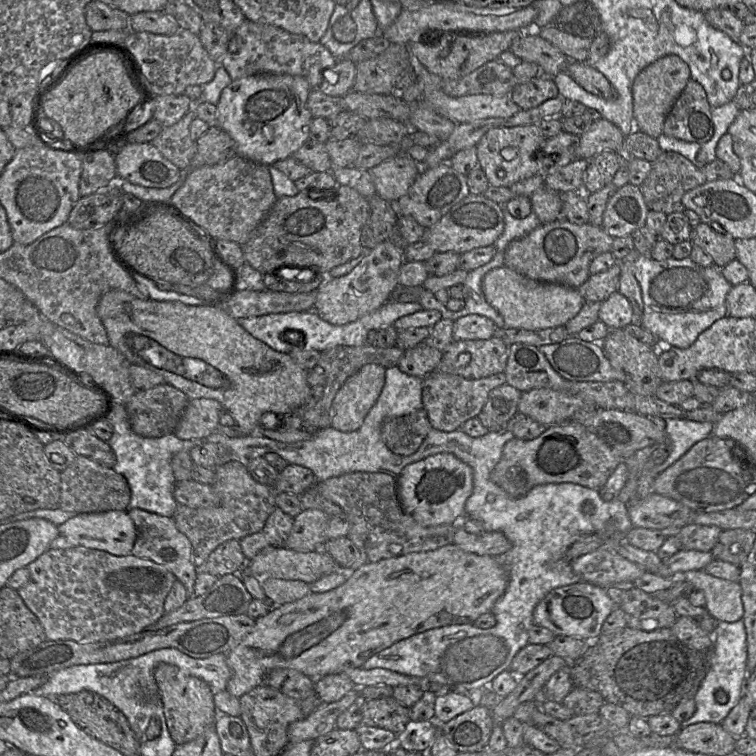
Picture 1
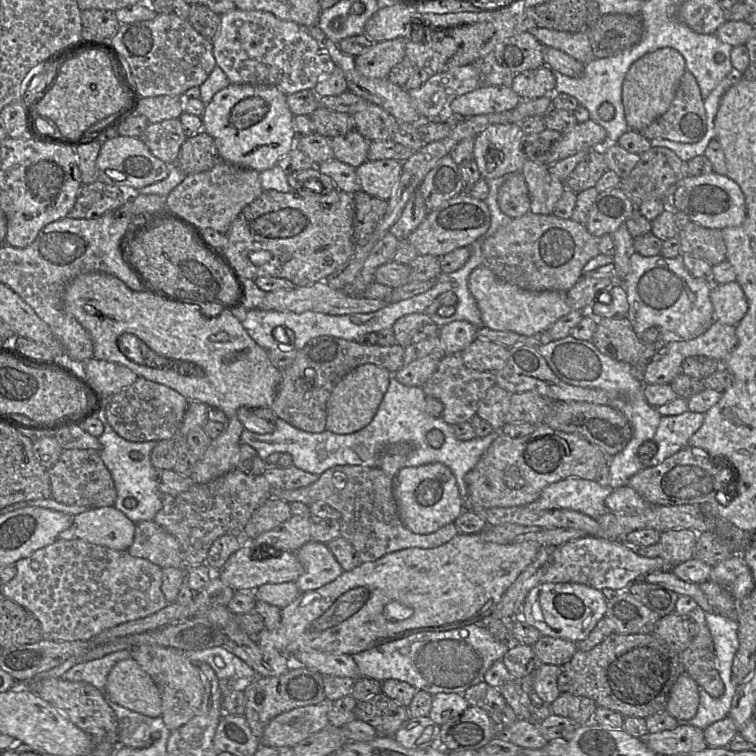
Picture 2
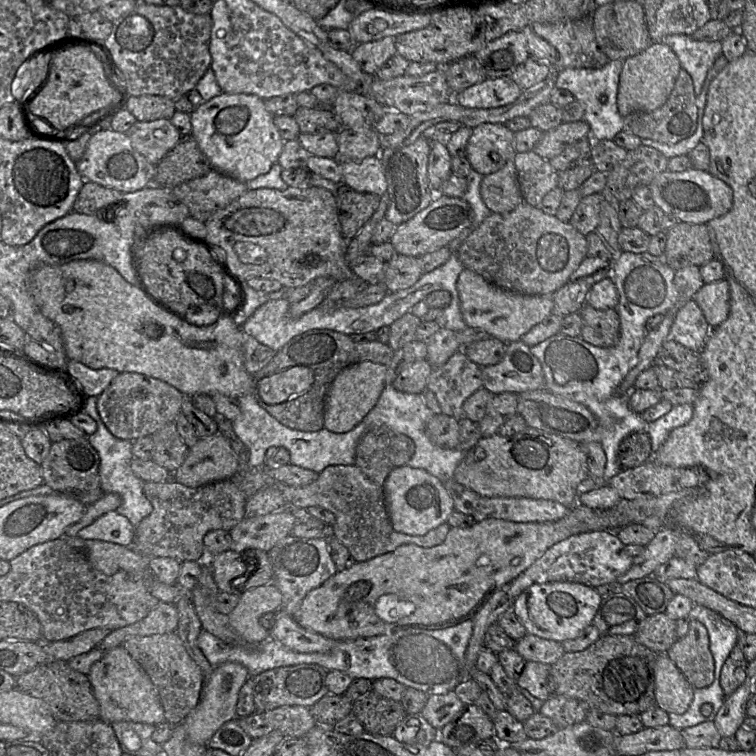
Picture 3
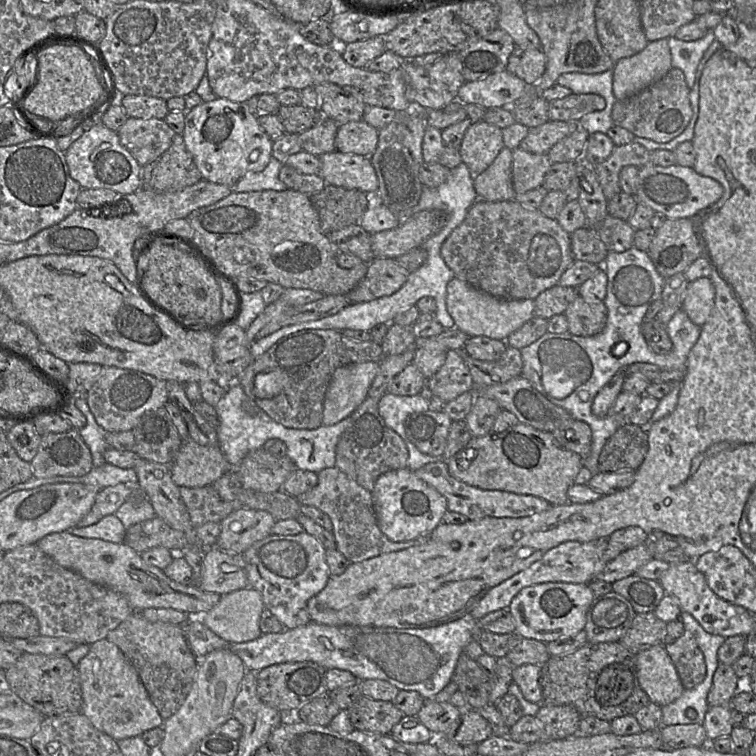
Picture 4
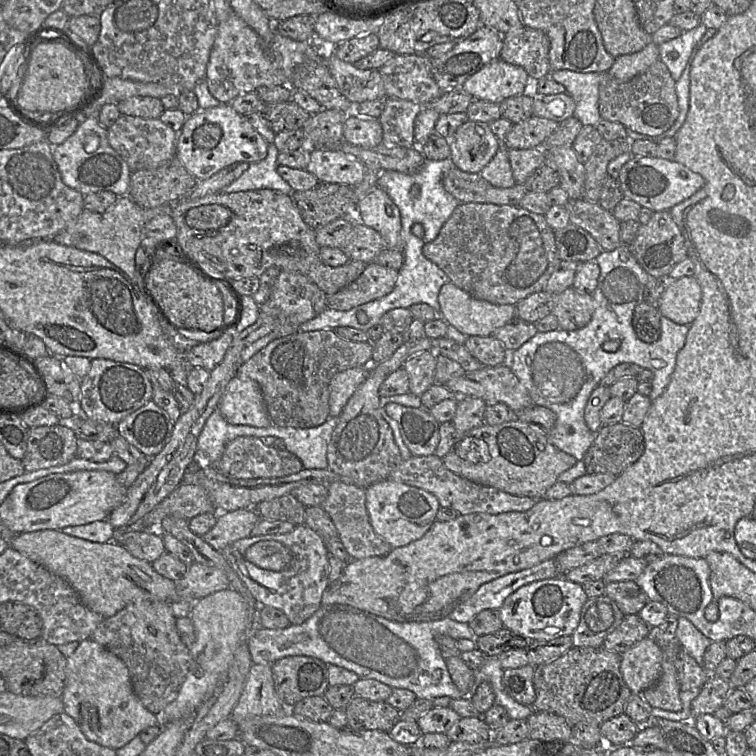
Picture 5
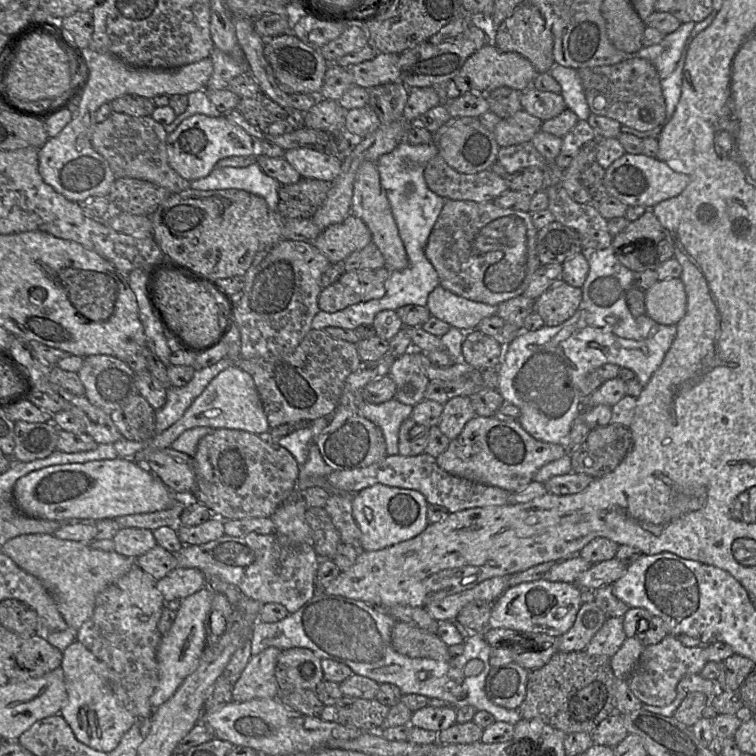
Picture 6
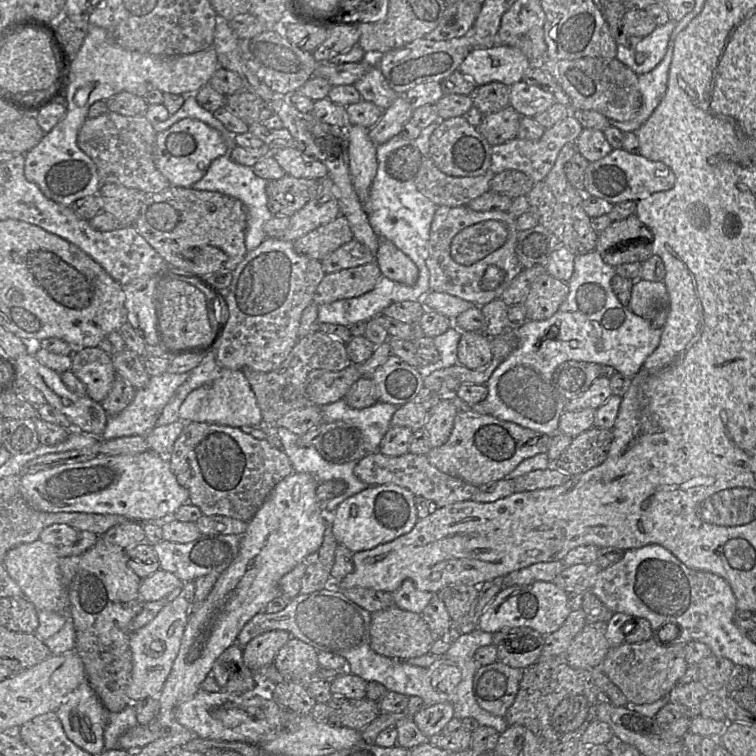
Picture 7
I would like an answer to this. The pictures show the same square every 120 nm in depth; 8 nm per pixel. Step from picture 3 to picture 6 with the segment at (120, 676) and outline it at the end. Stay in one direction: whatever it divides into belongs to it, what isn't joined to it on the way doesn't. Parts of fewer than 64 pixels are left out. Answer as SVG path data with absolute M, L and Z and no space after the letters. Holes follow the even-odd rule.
M74 641L63 652L61 668L65 677L67 700L60 711L78 741L100 752L114 750L123 735L139 721L114 694L108 666L81 642Z

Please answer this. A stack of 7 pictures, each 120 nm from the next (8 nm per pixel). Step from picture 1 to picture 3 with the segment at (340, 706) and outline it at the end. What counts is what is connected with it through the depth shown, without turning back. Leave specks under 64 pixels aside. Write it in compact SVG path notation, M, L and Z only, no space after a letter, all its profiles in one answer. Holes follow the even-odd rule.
M283 706L266 712L254 712L238 719L238 723L252 739L272 731L279 731L284 738L303 738L316 725L310 708L304 706Z

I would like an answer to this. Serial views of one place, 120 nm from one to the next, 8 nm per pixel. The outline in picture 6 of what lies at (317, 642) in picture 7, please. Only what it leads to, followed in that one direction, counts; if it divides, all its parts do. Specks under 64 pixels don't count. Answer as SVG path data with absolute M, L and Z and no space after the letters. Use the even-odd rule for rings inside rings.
M317 591L296 612L284 619L266 623L257 621L253 627L251 654L257 655L268 647L285 650L302 647L312 650L320 659L344 663L360 676L377 683L396 685L402 694L420 694L449 703L456 696L464 697L464 670L455 669L445 661L430 658L411 658L398 653L391 640L397 620L363 601Z

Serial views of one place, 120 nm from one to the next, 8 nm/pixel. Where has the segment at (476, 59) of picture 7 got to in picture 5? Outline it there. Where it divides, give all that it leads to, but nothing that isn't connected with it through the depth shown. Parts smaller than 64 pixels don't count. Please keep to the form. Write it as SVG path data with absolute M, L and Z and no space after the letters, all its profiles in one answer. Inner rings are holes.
M501 58L473 73L462 85L462 89L473 100L494 103L512 96L530 94L530 87L531 81L526 70Z

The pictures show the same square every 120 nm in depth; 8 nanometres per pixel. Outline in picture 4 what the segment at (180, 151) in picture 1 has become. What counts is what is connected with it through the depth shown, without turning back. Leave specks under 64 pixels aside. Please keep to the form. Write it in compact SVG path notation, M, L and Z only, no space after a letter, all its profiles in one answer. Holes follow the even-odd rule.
M133 117L126 120L117 134L121 145L141 166L160 157L176 135L163 119Z

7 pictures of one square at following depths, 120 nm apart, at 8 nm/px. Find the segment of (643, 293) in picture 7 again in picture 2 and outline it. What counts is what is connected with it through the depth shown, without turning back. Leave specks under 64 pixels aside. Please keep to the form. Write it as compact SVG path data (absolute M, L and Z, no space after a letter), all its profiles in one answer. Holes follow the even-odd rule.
M736 281L713 284L710 300L714 309L714 321L736 326L748 311L747 298Z

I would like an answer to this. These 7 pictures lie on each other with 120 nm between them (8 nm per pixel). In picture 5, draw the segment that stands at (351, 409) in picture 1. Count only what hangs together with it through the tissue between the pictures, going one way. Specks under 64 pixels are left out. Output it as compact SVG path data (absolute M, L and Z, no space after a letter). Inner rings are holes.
M369 367L351 368L337 373L330 381L330 417L339 417L356 389L369 375Z

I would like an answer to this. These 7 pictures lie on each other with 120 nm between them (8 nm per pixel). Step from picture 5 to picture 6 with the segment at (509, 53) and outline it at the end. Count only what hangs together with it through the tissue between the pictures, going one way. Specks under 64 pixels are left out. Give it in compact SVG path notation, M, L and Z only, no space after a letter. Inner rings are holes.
M528 2L518 6L503 23L492 32L492 42L504 52L524 56L538 73L549 72L555 61L552 54L553 38L540 11Z

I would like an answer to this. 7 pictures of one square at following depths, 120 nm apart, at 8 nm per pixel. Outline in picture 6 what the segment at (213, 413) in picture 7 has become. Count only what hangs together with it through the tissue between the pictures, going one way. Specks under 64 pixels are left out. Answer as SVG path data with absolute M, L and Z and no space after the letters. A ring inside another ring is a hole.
M231 365L220 372L192 402L183 416L159 435L151 443L151 447L145 449L170 448L172 443L186 430L205 426L213 429L243 430L257 435L270 430L253 378L237 365Z

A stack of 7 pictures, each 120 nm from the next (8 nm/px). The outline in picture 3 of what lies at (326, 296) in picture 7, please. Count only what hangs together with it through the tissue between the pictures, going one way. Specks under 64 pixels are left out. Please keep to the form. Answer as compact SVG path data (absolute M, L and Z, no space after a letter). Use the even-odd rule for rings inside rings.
M395 255L385 263L384 285L389 293L412 287L423 275L419 257Z

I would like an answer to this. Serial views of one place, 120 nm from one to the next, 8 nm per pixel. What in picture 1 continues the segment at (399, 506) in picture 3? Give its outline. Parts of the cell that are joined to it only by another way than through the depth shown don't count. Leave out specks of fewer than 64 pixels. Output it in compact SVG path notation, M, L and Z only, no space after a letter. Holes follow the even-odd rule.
M451 453L437 454L405 467L398 477L398 489L404 510L420 525L457 525L465 517L464 506L473 490L473 472Z

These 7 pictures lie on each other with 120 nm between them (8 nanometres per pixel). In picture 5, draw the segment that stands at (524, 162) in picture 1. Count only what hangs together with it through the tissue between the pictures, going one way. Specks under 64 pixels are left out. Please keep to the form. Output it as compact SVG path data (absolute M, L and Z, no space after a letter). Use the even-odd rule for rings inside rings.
M472 120L459 126L451 137L445 139L456 168L468 173L480 173L501 145L488 123Z

